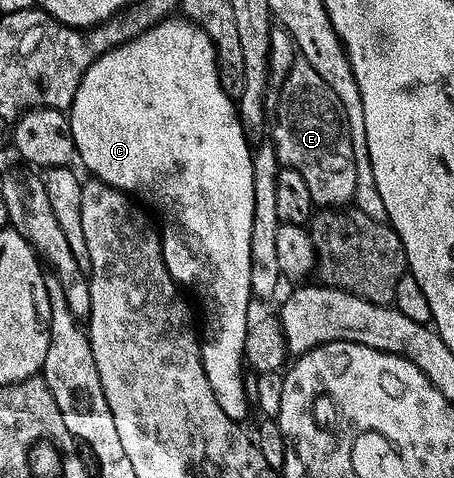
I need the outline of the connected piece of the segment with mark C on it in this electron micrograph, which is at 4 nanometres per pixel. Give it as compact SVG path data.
M168 18L162 20L160 24L155 24L145 34L141 34L117 48L109 49L101 58L97 58L87 68L87 73L81 78L79 89L75 95L75 101L71 103L69 109L69 119L71 122L71 133L75 139L75 150L78 163L83 163L88 168L90 175L126 194L133 192L147 192L151 199L151 204L163 215L161 228L163 241L163 261L169 270L169 274L180 286L186 284L203 284L207 280L207 275L211 272L211 264L219 264L219 284L215 284L207 292L207 297L203 300L203 308L207 311L207 329L201 332L201 351L203 353L203 369L205 378L209 378L209 386L217 398L217 406L229 414L229 418L236 422L243 422L247 416L247 404L249 408L249 392L243 389L243 368L245 369L245 357L243 347L247 337L247 325L249 315L247 311L253 303L253 295L250 288L250 231L253 228L253 148L248 137L243 135L243 127L239 121L237 104L232 97L225 94L225 90L219 81L219 66L215 62L215 47L213 42L205 34L203 28L191 23L186 18Z

